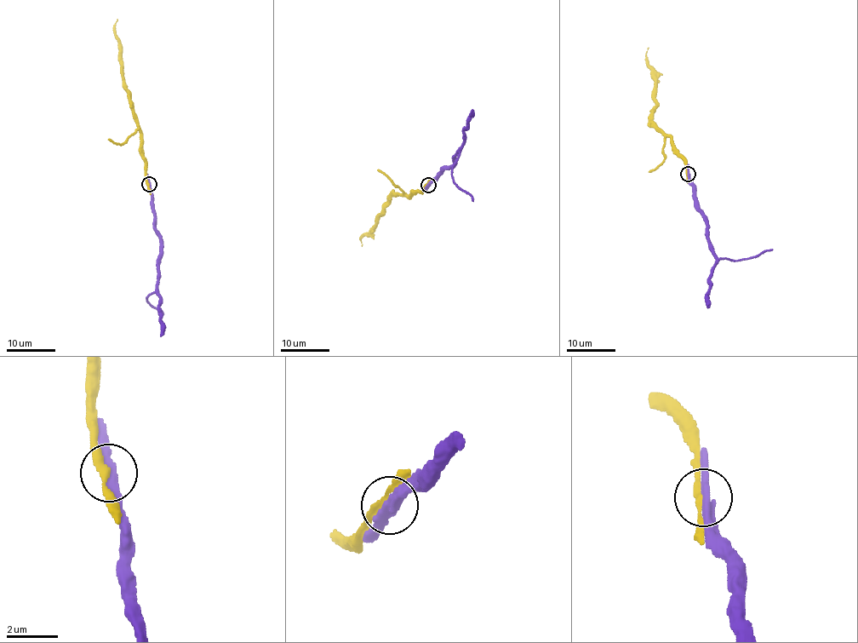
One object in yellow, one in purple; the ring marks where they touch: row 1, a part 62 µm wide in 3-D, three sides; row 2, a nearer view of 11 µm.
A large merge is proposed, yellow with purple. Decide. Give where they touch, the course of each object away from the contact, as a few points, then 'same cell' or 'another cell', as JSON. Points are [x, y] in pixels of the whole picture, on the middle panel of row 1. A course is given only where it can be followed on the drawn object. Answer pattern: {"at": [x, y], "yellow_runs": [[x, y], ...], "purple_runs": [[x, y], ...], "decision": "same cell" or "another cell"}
{"at": [428, 185], "yellow_runs": [[428, 184], [421, 194], [416, 192], [410, 198], [391, 195], [371, 236], [363, 235], [362, 245]], "purple_runs": [[428, 185], [439, 174], [442, 166], [453, 165], [471, 110]], "decision": "same cell"}

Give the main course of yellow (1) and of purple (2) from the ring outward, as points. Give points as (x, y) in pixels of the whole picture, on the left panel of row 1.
1: (149, 184), (143, 158), (141, 135), (129, 103), (129, 90), (123, 85), (121, 47), (115, 32), (117, 20)
2: (149, 184), (154, 226), (161, 245), (157, 289), (160, 335)

